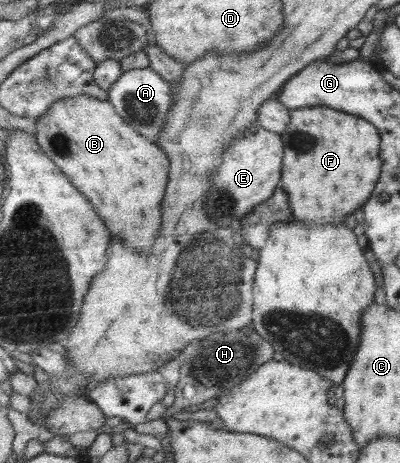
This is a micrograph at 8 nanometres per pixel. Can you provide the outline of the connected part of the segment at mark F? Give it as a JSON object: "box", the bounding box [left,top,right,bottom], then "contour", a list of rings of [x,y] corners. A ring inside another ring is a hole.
{"box":[280,107,381,225],"contour":[[[328,107],[289,109],[288,116],[288,125],[280,135],[283,147],[280,187],[288,197],[294,219],[318,225],[342,221],[344,215],[368,199],[378,180],[381,169],[378,131],[364,119]]]}

